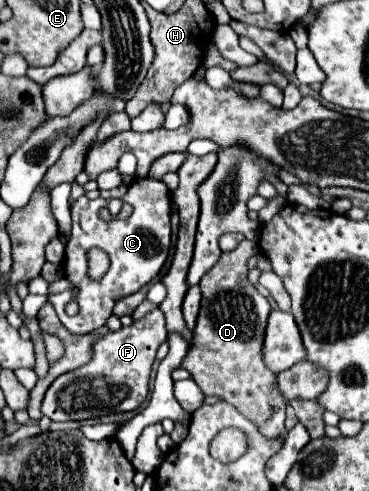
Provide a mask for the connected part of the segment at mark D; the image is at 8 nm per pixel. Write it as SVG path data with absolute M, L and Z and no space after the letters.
M243 240L235 250L223 252L217 264L201 278L201 310L181 368L191 374L205 396L217 396L233 404L265 438L273 440L285 432L285 400L277 392L275 374L267 372L261 360L261 340L271 306L247 280L247 260L253 254L257 254L257 244Z

